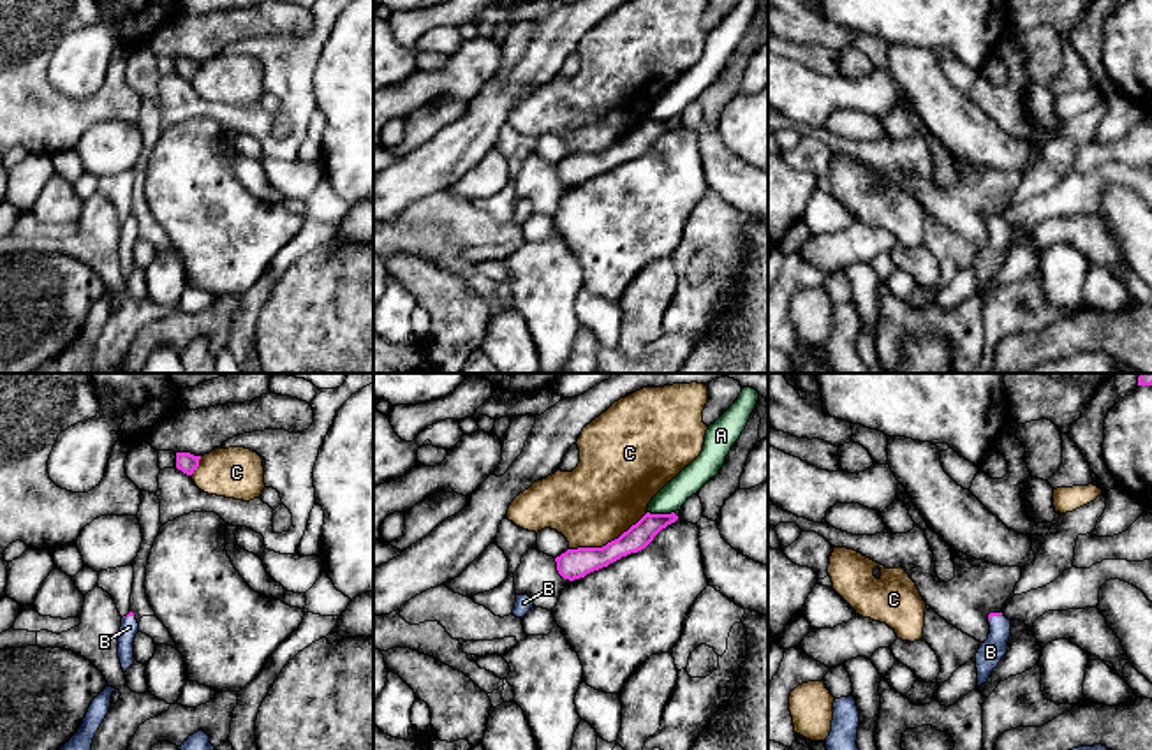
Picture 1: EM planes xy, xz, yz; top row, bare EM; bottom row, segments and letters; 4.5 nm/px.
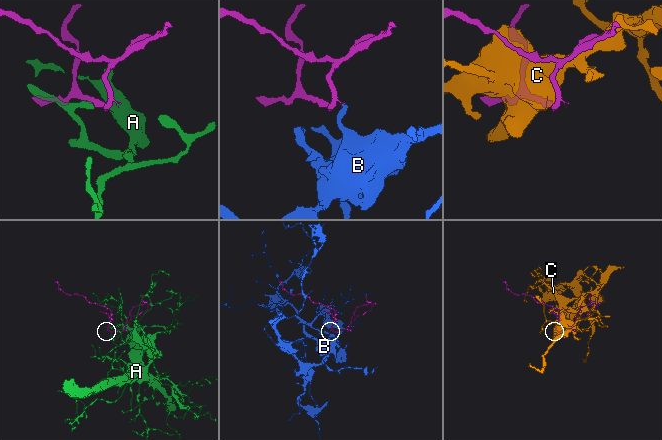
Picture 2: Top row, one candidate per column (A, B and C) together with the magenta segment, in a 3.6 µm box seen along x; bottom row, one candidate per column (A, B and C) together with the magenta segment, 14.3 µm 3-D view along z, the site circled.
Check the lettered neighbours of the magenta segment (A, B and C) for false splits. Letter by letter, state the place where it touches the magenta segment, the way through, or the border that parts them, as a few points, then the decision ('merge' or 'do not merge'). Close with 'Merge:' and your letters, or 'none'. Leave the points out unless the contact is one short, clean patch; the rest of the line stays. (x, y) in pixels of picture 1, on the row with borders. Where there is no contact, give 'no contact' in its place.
A: xz (661, 514) | along xz (647, 511), (673, 513) | do not merge
B: yz (994, 615) | across yz (990, 615), (994, 615), (996, 647), (990, 652) | merge
C: xz (608, 543) | do not merge
Merge: B

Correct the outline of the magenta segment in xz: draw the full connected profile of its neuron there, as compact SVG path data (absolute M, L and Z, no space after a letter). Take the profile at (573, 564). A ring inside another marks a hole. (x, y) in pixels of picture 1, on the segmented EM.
M646 512L636 525L624 532L618 539L608 542L602 548L578 548L567 549L555 558L557 570L564 579L574 581L587 574L608 567L609 563L645 549L654 537L675 523L678 516L671 514L650 514Z

